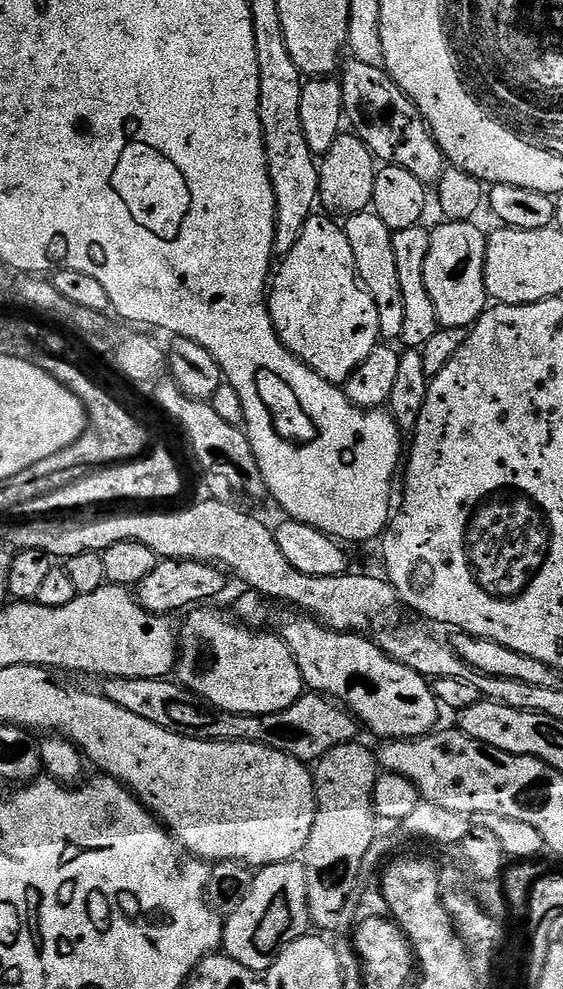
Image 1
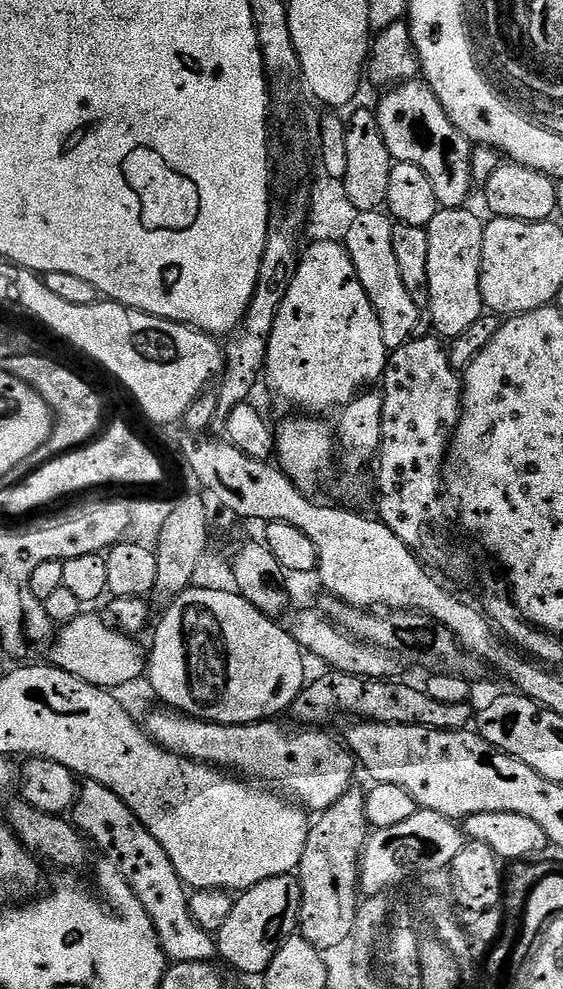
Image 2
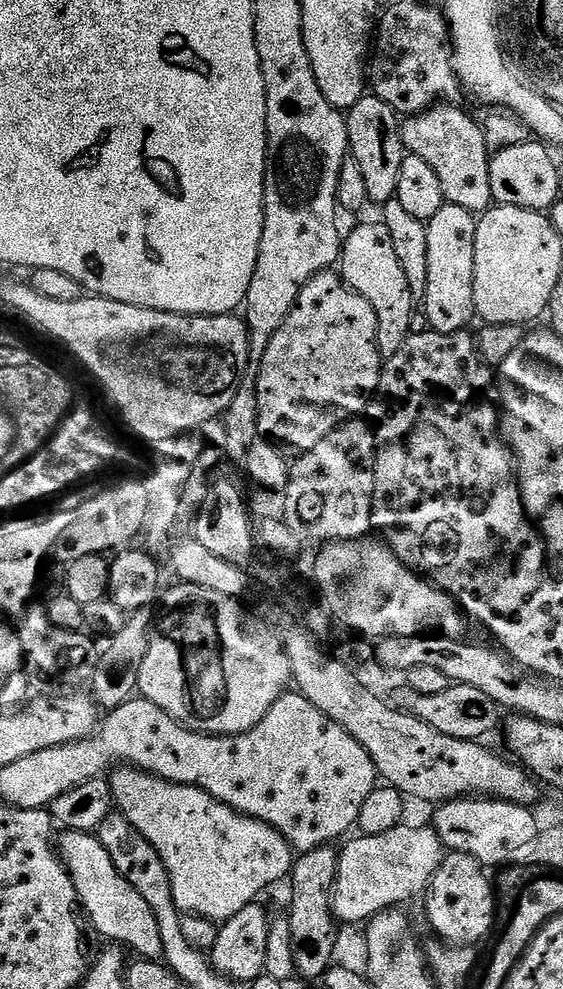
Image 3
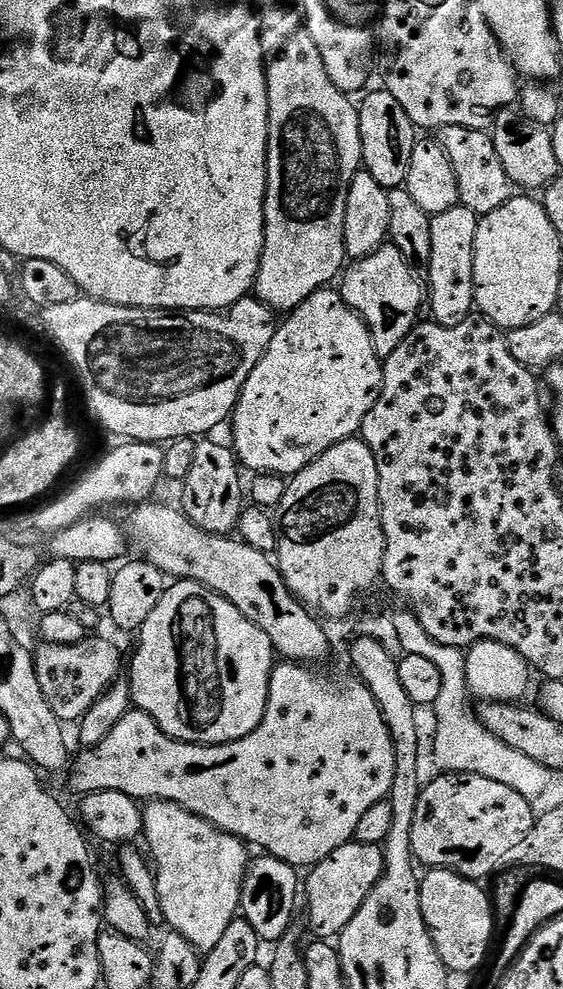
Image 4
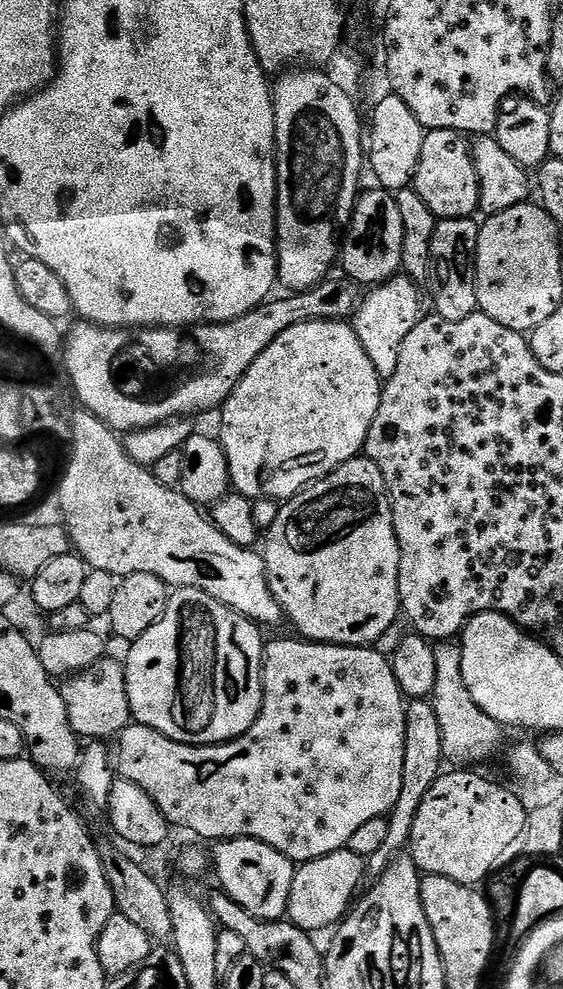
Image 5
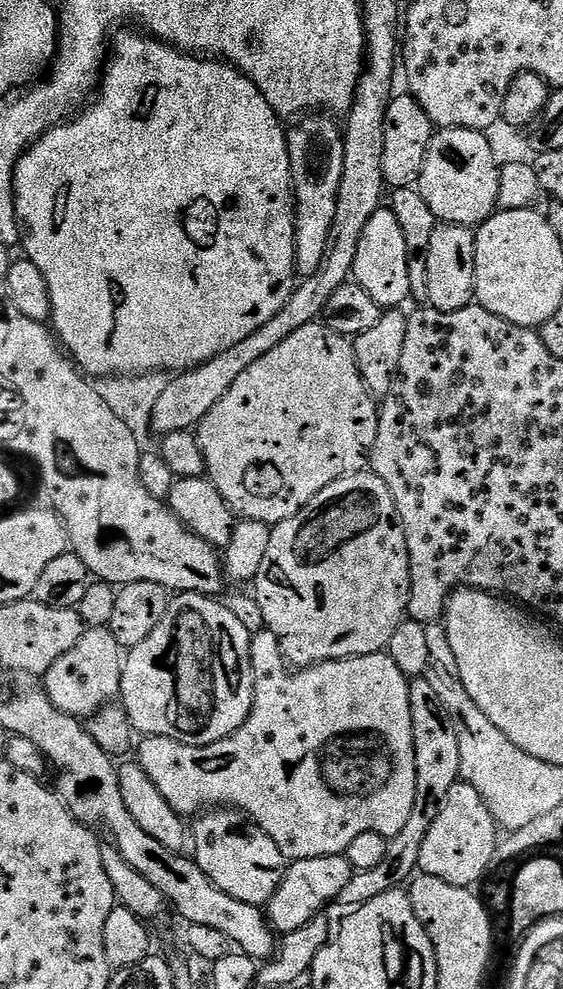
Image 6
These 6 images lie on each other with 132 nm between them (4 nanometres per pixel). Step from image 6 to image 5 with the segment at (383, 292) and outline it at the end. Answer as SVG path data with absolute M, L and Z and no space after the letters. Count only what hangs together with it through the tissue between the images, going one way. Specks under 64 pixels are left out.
M379 187L361 191L356 198L356 208L348 221L346 235L342 240L342 264L347 279L357 285L384 284L401 271L402 262L402 213L393 193Z

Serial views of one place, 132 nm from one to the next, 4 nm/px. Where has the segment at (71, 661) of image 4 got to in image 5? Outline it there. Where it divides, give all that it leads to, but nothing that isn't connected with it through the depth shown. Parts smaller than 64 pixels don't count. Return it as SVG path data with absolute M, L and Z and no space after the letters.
M105 658L94 662L81 672L75 672L59 685L62 702L66 702L66 714L70 718L70 726L77 737L88 742L108 742L119 737L120 731L127 728L132 720L132 711L126 690L124 664L121 661Z

